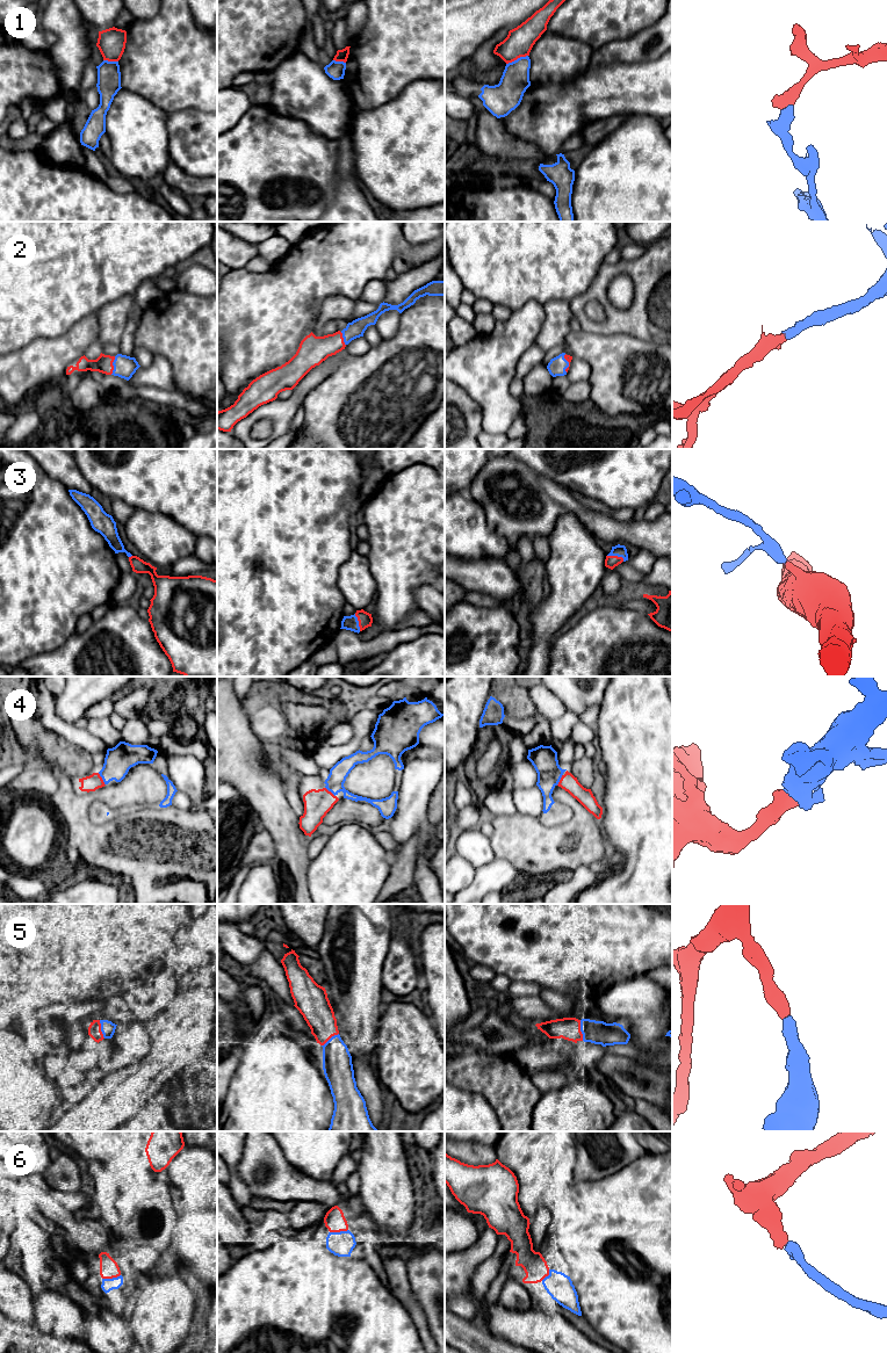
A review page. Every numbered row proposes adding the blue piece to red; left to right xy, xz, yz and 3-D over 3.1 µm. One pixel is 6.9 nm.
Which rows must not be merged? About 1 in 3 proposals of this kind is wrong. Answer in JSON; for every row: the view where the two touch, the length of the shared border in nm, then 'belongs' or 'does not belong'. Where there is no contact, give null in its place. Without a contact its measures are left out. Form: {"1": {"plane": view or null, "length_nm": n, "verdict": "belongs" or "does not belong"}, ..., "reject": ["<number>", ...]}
{"1": {"plane": "yz", "length_nm": 170, "verdict": "does not belong"}, "2": {"plane": "xy", "length_nm": 130, "verdict": "belongs"}, "3": {"plane": "yz", "length_nm": 130, "verdict": "belongs"}, "4": {"plane": "xy", "length_nm": 100, "verdict": "belongs"}, "5": {"plane": "yz", "length_nm": 150, "verdict": "belongs"}, "6": {"plane": "xy", "length_nm": 130, "verdict": "belongs"}, "reject": ["1"]}

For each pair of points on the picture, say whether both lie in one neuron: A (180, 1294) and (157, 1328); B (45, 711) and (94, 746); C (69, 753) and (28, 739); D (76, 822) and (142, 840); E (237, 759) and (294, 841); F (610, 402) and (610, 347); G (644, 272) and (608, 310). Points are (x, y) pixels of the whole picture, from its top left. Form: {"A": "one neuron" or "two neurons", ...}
{"A": "one neuron", "B": "one neuron", "C": "one neuron", "D": "one neuron", "E": "one neuron", "F": "one neuron", "G": "one neuron"}

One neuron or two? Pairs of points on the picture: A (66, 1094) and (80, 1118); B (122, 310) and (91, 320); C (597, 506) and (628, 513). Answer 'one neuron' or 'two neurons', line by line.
A: two neurons
B: two neurons
C: one neuron

